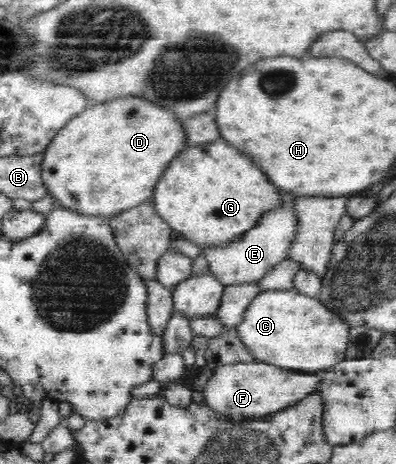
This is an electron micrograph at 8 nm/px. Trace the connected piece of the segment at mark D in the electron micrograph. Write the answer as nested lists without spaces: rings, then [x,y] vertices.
[[[126,95],[123,97],[113,98],[103,103],[94,102],[87,107],[86,110],[79,112],[74,118],[71,118],[64,128],[58,131],[58,134],[50,141],[47,148],[42,152],[44,160],[42,162],[42,179],[45,188],[48,190],[48,194],[52,196],[56,205],[60,207],[66,207],[70,210],[77,211],[82,214],[100,215],[109,217],[113,214],[118,214],[142,204],[152,199],[154,192],[154,186],[158,184],[160,176],[164,174],[164,170],[168,168],[168,164],[186,148],[188,144],[188,138],[186,138],[186,127],[184,126],[184,120],[176,118],[176,114],[170,110],[170,108],[164,108],[156,102],[150,102],[150,100],[144,100],[144,98],[136,98],[136,96]]]

